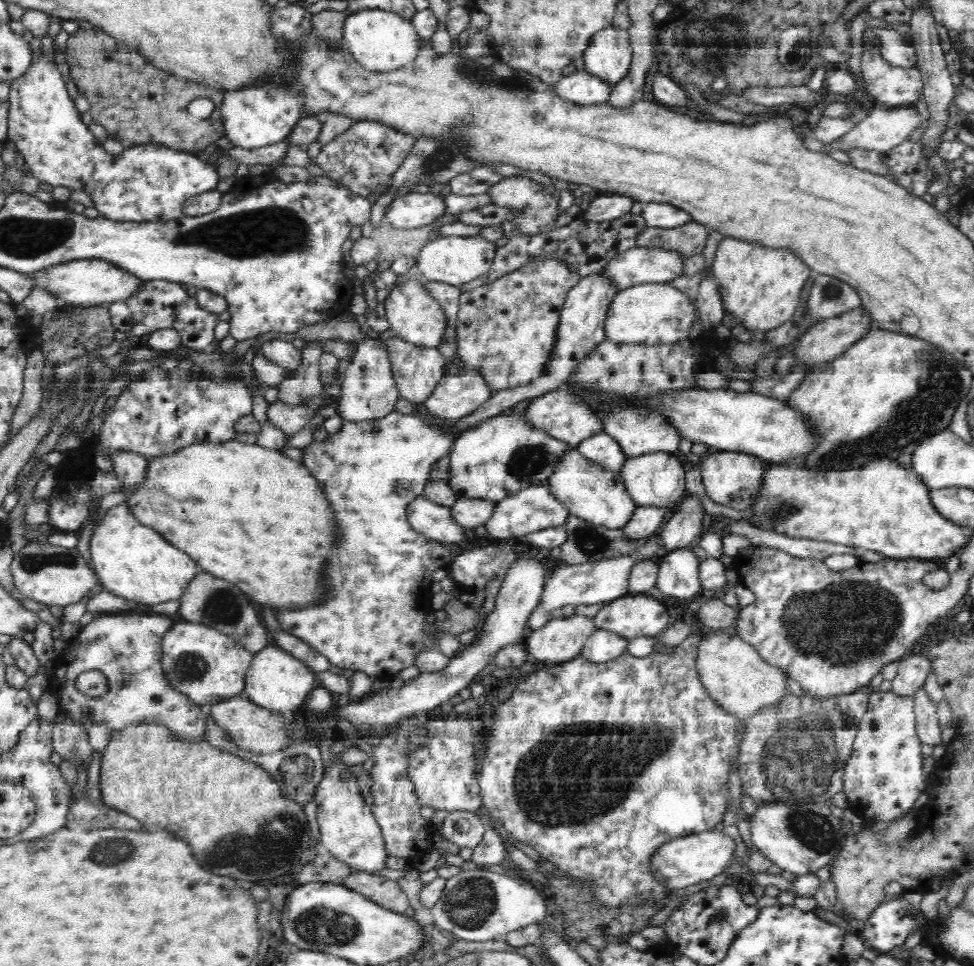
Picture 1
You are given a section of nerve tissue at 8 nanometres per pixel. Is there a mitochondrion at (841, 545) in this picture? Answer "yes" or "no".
no

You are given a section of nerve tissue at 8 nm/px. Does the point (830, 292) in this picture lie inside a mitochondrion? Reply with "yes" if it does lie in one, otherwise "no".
yes

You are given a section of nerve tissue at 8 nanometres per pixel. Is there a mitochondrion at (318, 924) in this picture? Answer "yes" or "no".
yes

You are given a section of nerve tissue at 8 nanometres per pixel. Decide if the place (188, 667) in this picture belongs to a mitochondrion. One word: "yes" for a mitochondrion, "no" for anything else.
yes

